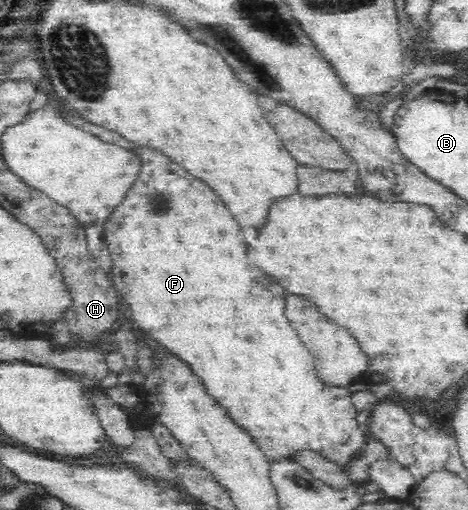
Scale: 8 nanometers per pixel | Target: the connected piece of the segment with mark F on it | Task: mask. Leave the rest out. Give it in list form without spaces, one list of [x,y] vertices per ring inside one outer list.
[[[149,147],[141,149],[141,151],[143,151],[139,155],[141,161],[143,161],[141,177],[133,185],[133,191],[129,191],[129,197],[125,197],[125,201],[115,209],[115,213],[109,217],[109,221],[104,225],[104,237],[108,250],[111,251],[111,257],[113,257],[109,278],[116,291],[119,291],[118,295],[121,295],[123,301],[127,301],[131,305],[133,319],[151,337],[155,337],[157,341],[165,343],[163,347],[167,347],[169,351],[177,353],[179,357],[183,357],[193,367],[195,375],[201,377],[205,389],[209,391],[209,396],[216,400],[229,414],[229,417],[254,439],[254,442],[263,450],[267,460],[279,461],[282,459],[295,461],[293,458],[300,454],[301,451],[315,451],[323,455],[323,458],[327,459],[327,461],[344,468],[350,462],[356,461],[370,436],[367,426],[365,428],[359,426],[357,421],[357,413],[359,411],[357,411],[351,400],[352,393],[345,387],[337,389],[333,385],[323,385],[317,379],[313,355],[309,353],[309,349],[303,345],[303,341],[299,339],[295,329],[291,329],[291,325],[287,323],[287,317],[283,315],[283,309],[285,309],[285,293],[283,293],[283,289],[269,275],[265,275],[265,273],[251,273],[255,267],[251,265],[251,261],[247,257],[247,242],[243,239],[243,233],[241,233],[242,226],[233,219],[233,213],[229,211],[229,207],[225,207],[223,201],[203,181],[199,181],[193,175],[189,175],[185,169],[181,169],[171,159],[155,153]]]

